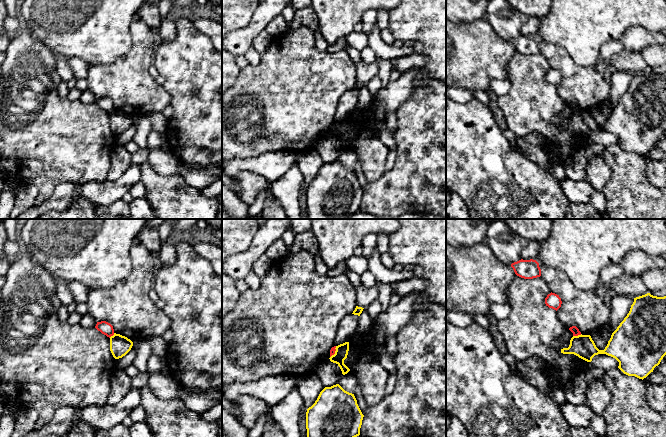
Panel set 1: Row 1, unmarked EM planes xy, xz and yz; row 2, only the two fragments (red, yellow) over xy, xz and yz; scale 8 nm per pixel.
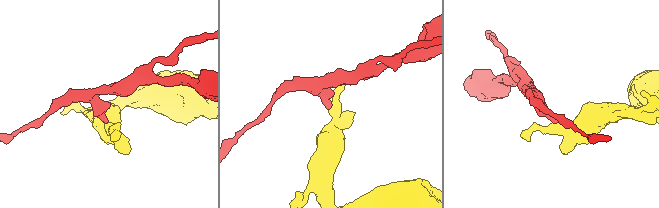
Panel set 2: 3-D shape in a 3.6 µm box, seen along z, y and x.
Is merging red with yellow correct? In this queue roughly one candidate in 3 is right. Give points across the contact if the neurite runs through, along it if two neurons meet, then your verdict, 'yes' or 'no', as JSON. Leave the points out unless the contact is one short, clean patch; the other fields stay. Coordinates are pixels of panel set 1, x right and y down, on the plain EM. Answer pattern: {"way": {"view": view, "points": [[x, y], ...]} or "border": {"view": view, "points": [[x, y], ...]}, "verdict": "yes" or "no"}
{"border": {"view": "yz", "points": [[581, 110], [573, 112]]}, "verdict": "no"}

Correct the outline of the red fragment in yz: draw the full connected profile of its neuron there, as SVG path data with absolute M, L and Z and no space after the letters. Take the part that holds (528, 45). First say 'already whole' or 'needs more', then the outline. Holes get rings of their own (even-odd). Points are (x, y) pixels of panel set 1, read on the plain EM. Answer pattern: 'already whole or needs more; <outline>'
already whole; M519 36L511 40L515 50L524 55L533 55L541 52L541 45L536 36Z

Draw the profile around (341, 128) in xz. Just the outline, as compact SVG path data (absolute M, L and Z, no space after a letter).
M349 118L340 120L336 122L335 125L335 130L329 135L331 138L336 139L340 143L342 150L345 151L350 147L350 145L344 140L344 136L347 134L349 127Z

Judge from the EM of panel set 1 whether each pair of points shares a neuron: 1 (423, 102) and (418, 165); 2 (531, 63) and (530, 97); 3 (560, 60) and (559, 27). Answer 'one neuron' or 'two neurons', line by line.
1: one neuron
2: one neuron
3: two neurons

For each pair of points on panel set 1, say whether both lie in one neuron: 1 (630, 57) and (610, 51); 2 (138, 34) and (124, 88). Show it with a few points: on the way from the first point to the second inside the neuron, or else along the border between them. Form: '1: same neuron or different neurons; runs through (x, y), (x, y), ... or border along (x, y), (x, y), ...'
1: different neurons; border along (624, 49), (612, 57), (611, 67)
2: same neuron; runs through (138, 47), (138, 60), (129, 75)

